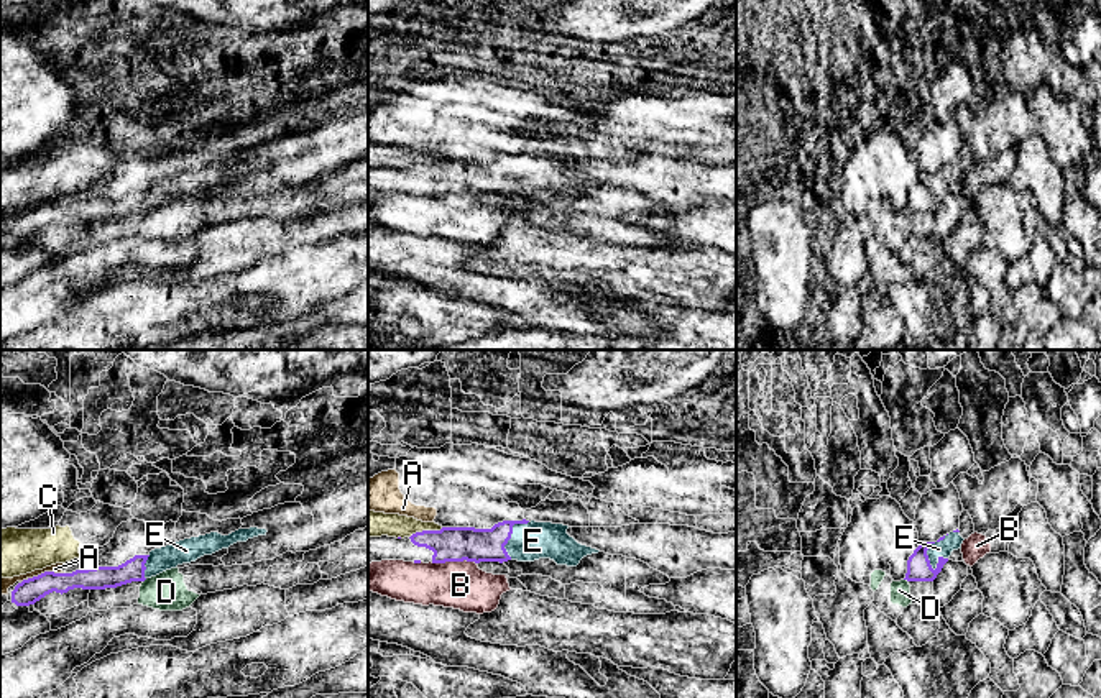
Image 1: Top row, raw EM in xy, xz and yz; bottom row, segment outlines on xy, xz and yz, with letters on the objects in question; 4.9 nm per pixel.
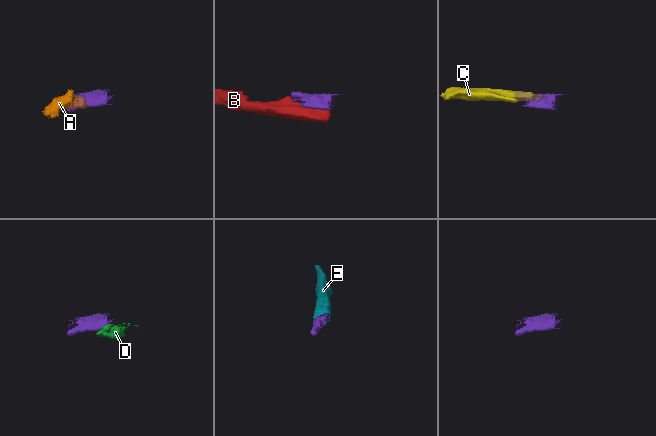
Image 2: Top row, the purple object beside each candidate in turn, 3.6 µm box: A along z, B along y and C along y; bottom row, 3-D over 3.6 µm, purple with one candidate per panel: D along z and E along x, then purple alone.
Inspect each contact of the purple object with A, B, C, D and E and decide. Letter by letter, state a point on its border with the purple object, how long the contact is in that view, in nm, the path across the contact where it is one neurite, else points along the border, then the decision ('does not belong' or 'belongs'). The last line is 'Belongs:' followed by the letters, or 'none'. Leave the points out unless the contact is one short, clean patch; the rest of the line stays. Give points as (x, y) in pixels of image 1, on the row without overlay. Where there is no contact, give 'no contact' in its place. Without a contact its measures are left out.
A: xy (45, 204) | 180 nm | along xy (63, 204), (41, 204), (28, 211) | does not belong
B: xz (454, 192) | 220 nm | along xz (431, 194), (472, 192), (475, 196) | does not belong
C: xz (426, 163) | 180 nm | along xz (442, 160), (418, 163), (409, 169) | does not belong
D: yz (906, 211) | 30 nm | along yz (904, 211), (907, 214) | does not belong
E: yz (927, 181) | 200 nm | across yz (919, 201), (927, 192), (927, 181), (942, 181), (953, 173) | belongs
Belongs: E

